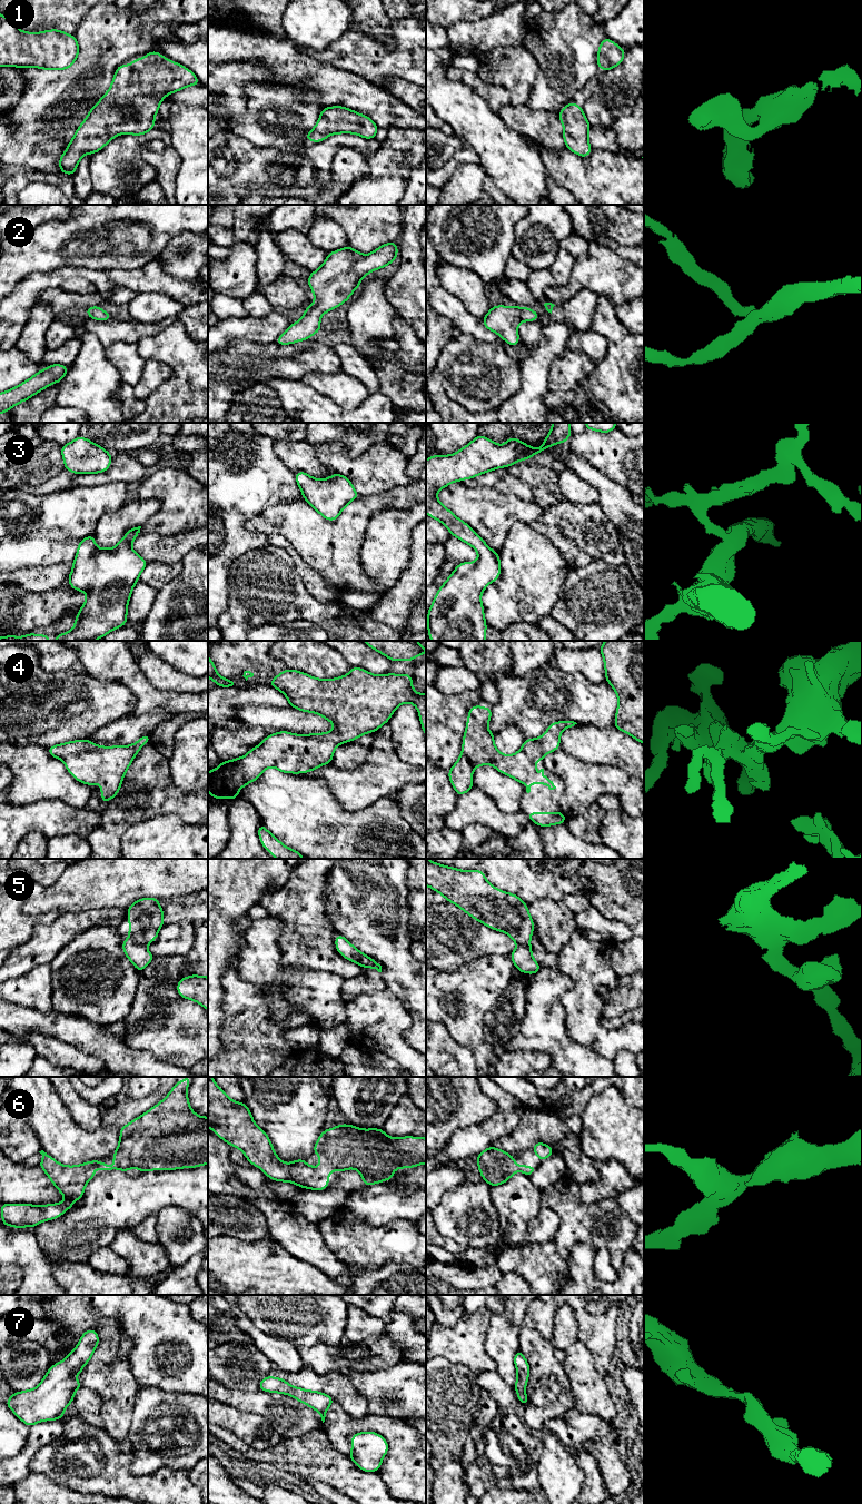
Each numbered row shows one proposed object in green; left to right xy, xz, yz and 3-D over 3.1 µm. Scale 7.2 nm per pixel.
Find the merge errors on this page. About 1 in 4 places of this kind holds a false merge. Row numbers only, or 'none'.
none

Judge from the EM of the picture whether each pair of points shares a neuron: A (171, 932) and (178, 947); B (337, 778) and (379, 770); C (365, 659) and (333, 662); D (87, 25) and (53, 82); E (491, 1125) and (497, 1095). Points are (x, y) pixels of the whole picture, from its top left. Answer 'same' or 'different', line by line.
A: same
B: same
C: different
D: same
E: same

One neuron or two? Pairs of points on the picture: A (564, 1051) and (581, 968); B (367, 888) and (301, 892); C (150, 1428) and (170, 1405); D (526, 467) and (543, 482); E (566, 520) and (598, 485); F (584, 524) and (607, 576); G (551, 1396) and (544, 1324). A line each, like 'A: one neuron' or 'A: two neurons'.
A: two neurons
B: two neurons
C: one neuron
D: one neuron
E: two neurons
F: two neurons
G: two neurons

